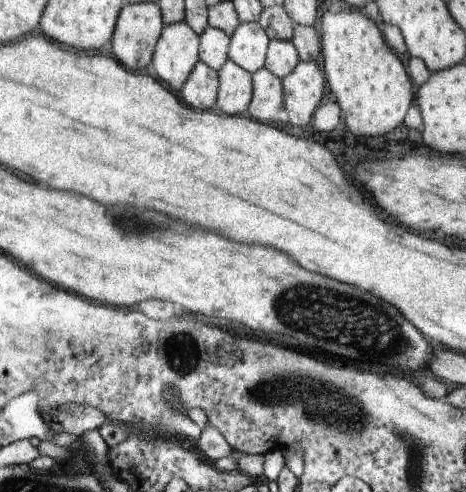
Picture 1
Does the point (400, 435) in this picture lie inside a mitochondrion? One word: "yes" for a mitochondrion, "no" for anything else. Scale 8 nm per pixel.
yes

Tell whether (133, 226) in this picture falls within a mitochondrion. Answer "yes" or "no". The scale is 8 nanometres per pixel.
yes

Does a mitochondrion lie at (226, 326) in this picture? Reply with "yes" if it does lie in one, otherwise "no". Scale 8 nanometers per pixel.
no

